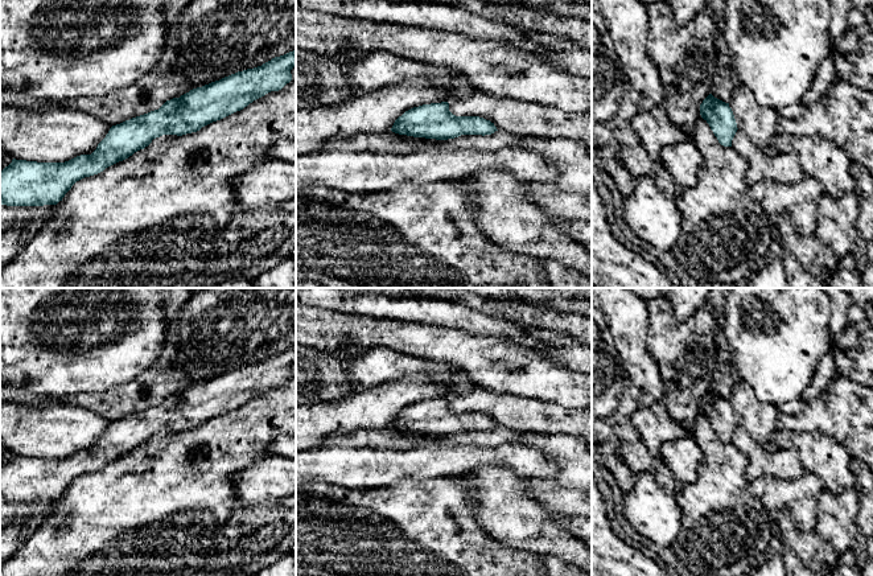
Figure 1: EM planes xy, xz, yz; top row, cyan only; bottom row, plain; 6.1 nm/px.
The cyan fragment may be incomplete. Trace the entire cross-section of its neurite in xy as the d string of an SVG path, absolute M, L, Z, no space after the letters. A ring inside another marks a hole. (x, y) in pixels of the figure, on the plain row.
M296 346L262 362L238 367L219 377L166 396L158 406L112 421L91 450L65 458L16 456L0 468L0 501L57 501L71 482L103 468L162 431L182 432L243 406L292 377Z

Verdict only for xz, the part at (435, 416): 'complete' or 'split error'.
complete

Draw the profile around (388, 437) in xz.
M392 427L383 429L349 431L346 433L332 435L324 440L322 445L372 447L386 449L409 449L415 447L403 432L399 432Z

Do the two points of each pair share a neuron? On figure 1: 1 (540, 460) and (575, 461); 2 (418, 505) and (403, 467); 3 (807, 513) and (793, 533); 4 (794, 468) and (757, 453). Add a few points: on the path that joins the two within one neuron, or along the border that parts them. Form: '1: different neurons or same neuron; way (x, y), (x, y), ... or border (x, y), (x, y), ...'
1: different neurons; border (527, 443), (552, 457), (558, 469), (552, 477)
2: different neurons; border (439, 476), (400, 480), (390, 486), (378, 488)
3: different neurons; border (774, 517), (785, 507), (799, 530), (814, 531)
4: same neuron; way (785, 464), (766, 463)

